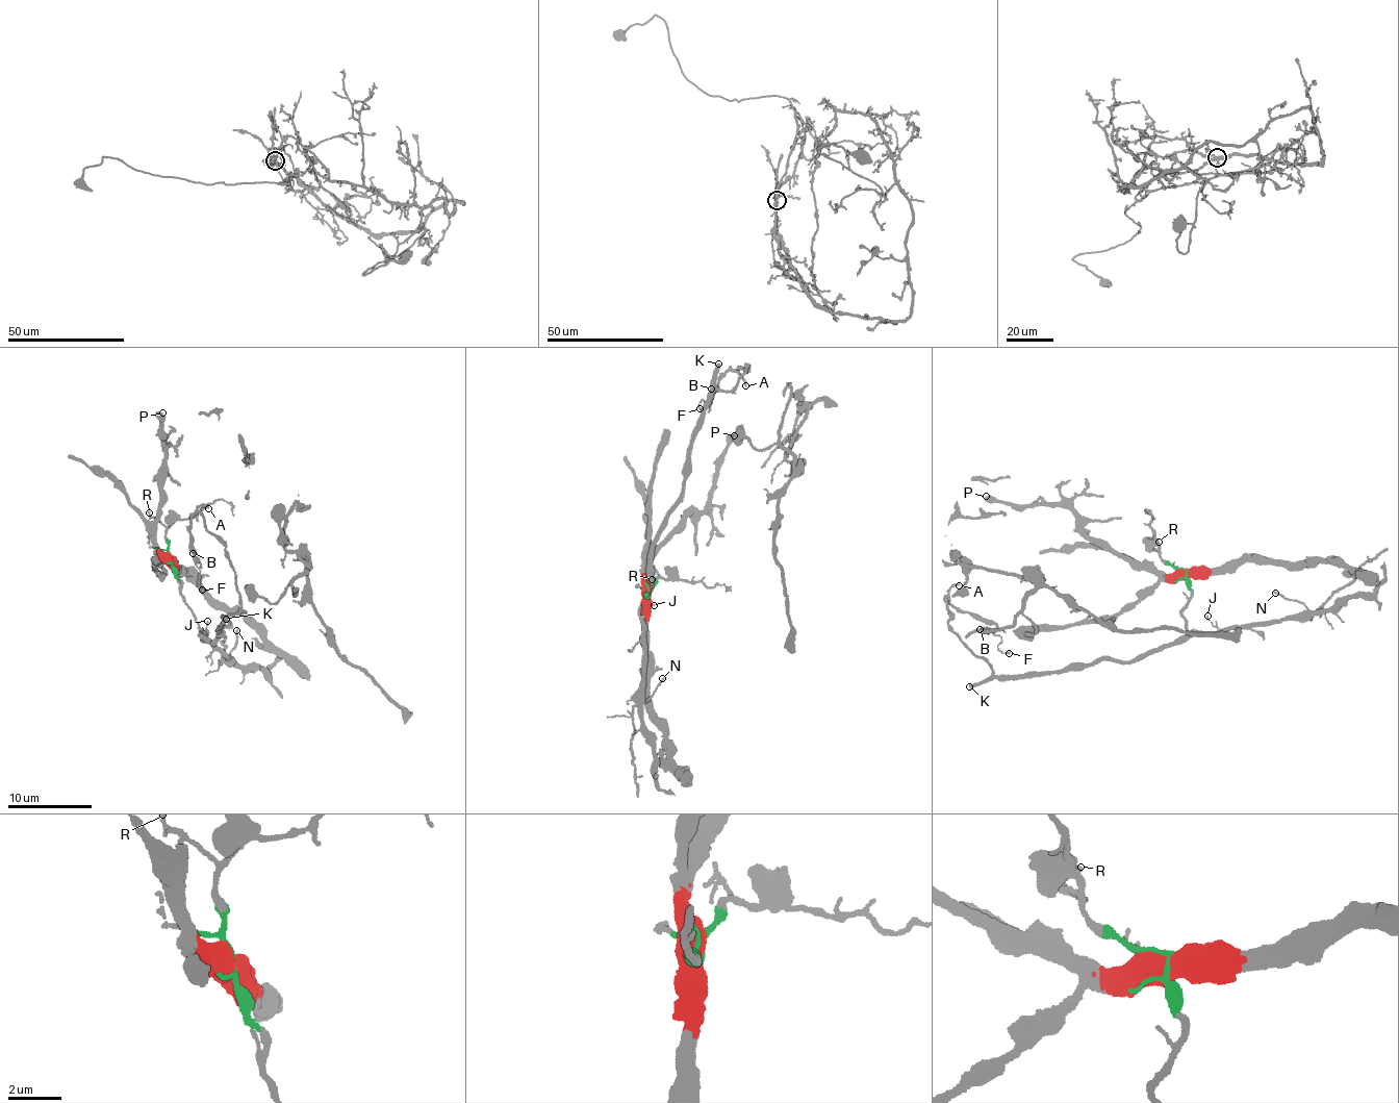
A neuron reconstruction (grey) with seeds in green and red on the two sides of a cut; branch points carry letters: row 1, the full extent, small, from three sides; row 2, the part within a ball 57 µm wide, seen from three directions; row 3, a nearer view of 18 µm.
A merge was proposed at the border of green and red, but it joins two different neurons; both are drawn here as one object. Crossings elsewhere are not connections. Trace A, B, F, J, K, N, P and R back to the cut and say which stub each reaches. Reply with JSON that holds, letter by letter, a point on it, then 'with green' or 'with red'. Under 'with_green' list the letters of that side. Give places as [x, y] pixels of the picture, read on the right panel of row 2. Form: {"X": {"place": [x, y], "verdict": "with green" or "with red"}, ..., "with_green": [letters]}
{"A": {"place": [959, 585], "verdict": "with green"}, "B": {"place": [980, 629], "verdict": "with green"}, "F": {"place": [1009, 653], "verdict": "with green"}, "J": {"place": [1207, 616], "verdict": "with green"}, "K": {"place": [969, 686], "verdict": "with green"}, "N": {"place": [1275, 593], "verdict": "with green"}, "P": {"place": [986, 496], "verdict": "with red"}, "R": {"place": [1159, 542], "verdict": "with green"}, "with_green": ["A", "B", "F", "J", "K", "N", "R"]}

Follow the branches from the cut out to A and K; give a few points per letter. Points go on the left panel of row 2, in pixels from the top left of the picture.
A: (171, 558), (184, 604), (210, 643), (222, 620), (239, 607), (228, 551), (199, 507), (209, 508)
K: (171, 558), (184, 604), (200, 634), (210, 643), (220, 635), (214, 630), (223, 621), (220, 616), (226, 619)

